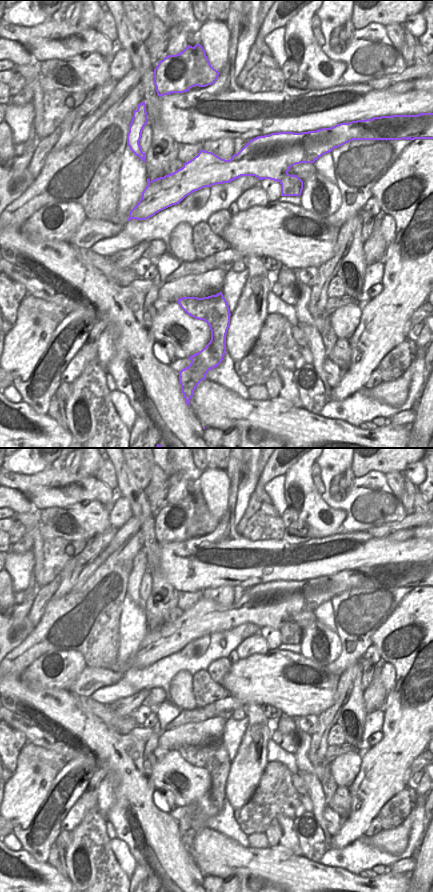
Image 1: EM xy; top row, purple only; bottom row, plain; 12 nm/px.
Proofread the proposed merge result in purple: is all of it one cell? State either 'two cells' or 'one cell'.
two cells

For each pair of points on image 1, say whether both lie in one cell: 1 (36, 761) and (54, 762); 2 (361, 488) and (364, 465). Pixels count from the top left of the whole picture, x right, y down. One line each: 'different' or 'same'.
1: same
2: different

